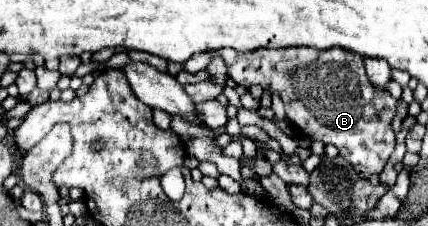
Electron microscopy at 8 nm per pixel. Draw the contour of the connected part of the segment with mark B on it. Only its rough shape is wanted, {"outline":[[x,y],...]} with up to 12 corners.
{"outline":[[232,48],[212,58],[278,92],[290,124],[382,172],[398,100],[344,48]]}

